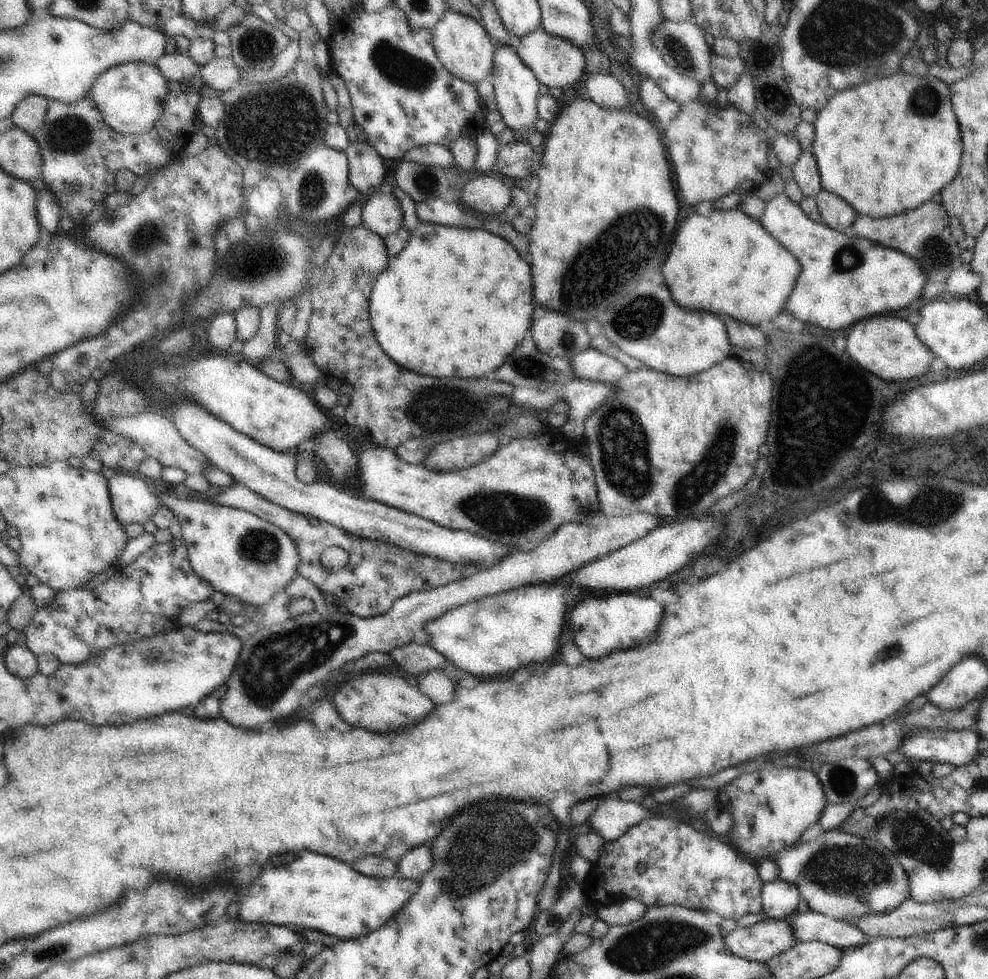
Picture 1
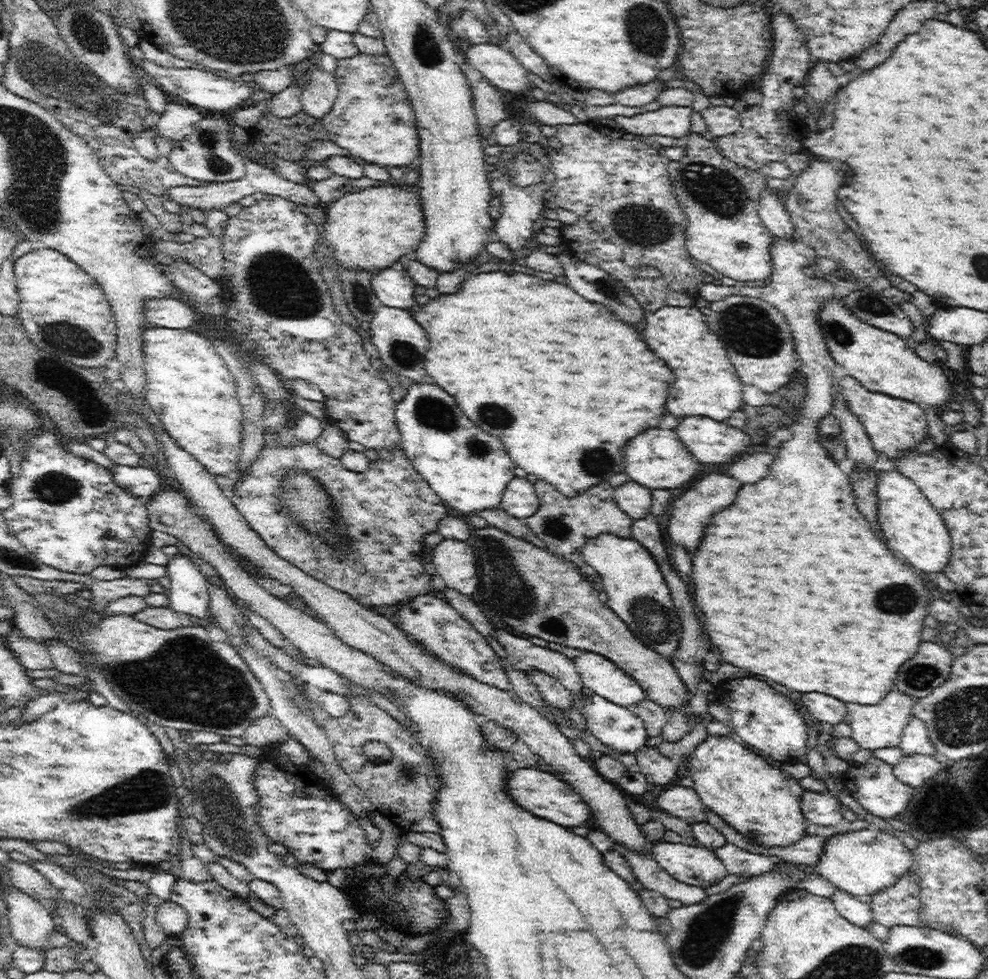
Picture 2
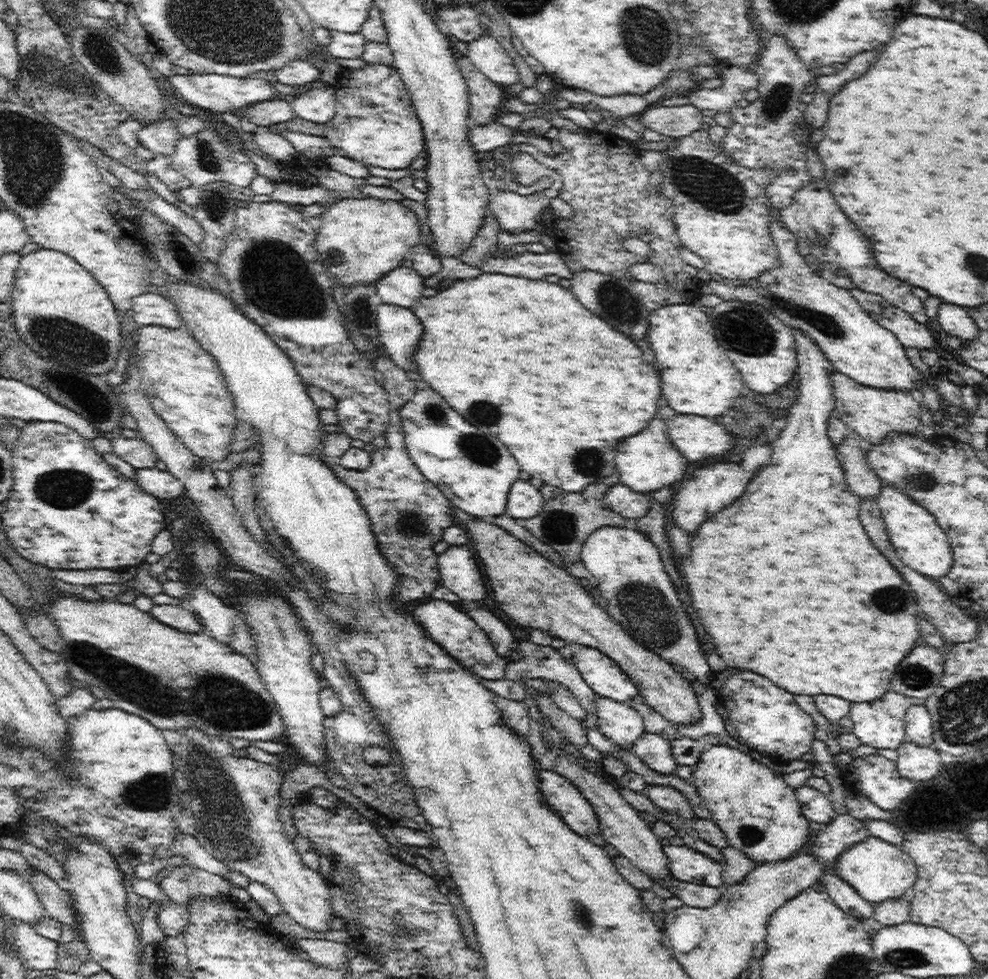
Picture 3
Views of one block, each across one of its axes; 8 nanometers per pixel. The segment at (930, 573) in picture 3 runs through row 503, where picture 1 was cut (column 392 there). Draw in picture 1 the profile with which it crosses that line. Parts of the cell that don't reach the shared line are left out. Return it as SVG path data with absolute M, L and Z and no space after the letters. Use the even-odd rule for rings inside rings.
M302 850L298 858L294 858L290 866L272 866L266 864L260 872L260 876L252 882L252 886L246 892L240 892L240 914L239 920L248 923L264 923L276 926L298 927L323 932L325 935L332 934L339 939L360 938L368 936L392 920L408 900L416 894L420 882L406 880L406 878L392 877L389 879L377 879L358 874L348 864L342 864L330 856L320 856L310 850Z

